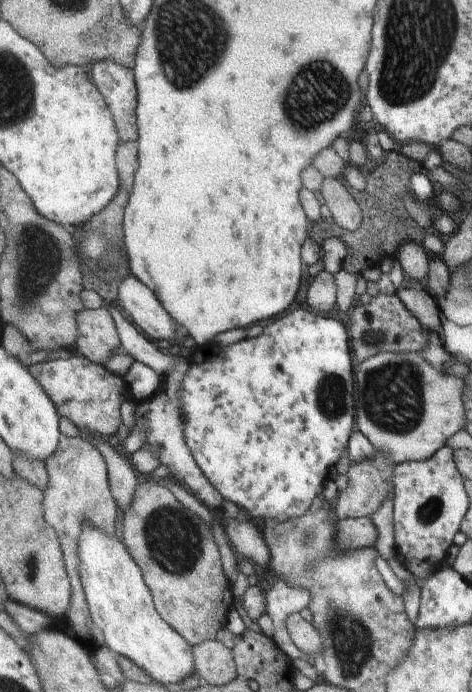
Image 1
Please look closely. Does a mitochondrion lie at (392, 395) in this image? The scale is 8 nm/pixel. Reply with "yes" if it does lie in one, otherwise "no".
yes

